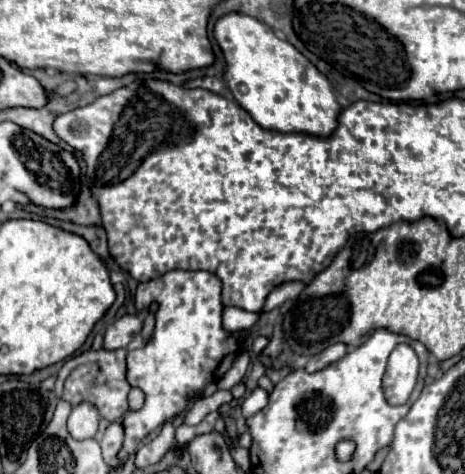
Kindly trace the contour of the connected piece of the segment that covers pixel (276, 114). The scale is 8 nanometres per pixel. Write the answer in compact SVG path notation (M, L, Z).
M225 13L215 21L213 35L221 47L221 53L227 61L227 71L223 73L223 81L233 93L235 101L263 127L281 133L333 133L333 117L337 117L337 109L341 105L335 99L333 87L325 75L317 71L289 41L275 37L273 29L257 21L255 17L243 13Z

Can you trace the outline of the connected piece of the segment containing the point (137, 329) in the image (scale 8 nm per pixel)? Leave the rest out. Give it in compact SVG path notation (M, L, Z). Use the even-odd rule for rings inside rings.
M123 315L105 331L105 349L121 349L127 347L133 335L141 333L143 319L139 315Z

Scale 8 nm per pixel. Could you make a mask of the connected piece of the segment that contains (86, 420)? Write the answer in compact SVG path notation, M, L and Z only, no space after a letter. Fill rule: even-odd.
M81 403L73 407L67 427L73 439L89 439L89 437L95 437L97 423L99 423L97 407L91 403Z

